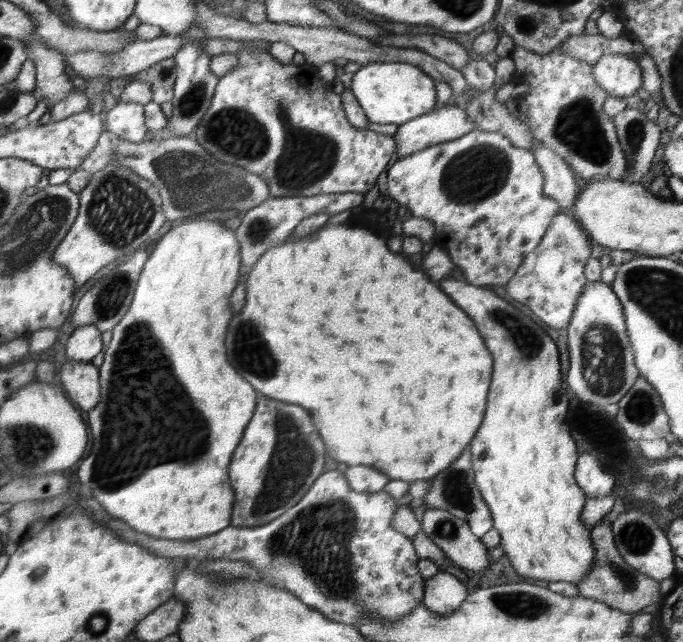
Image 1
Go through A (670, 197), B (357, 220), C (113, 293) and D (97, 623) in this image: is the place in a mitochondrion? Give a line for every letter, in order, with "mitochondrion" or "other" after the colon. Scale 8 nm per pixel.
A: other
B: other
C: mitochondrion
D: mitochondrion

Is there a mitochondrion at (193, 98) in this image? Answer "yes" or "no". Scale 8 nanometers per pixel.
yes

